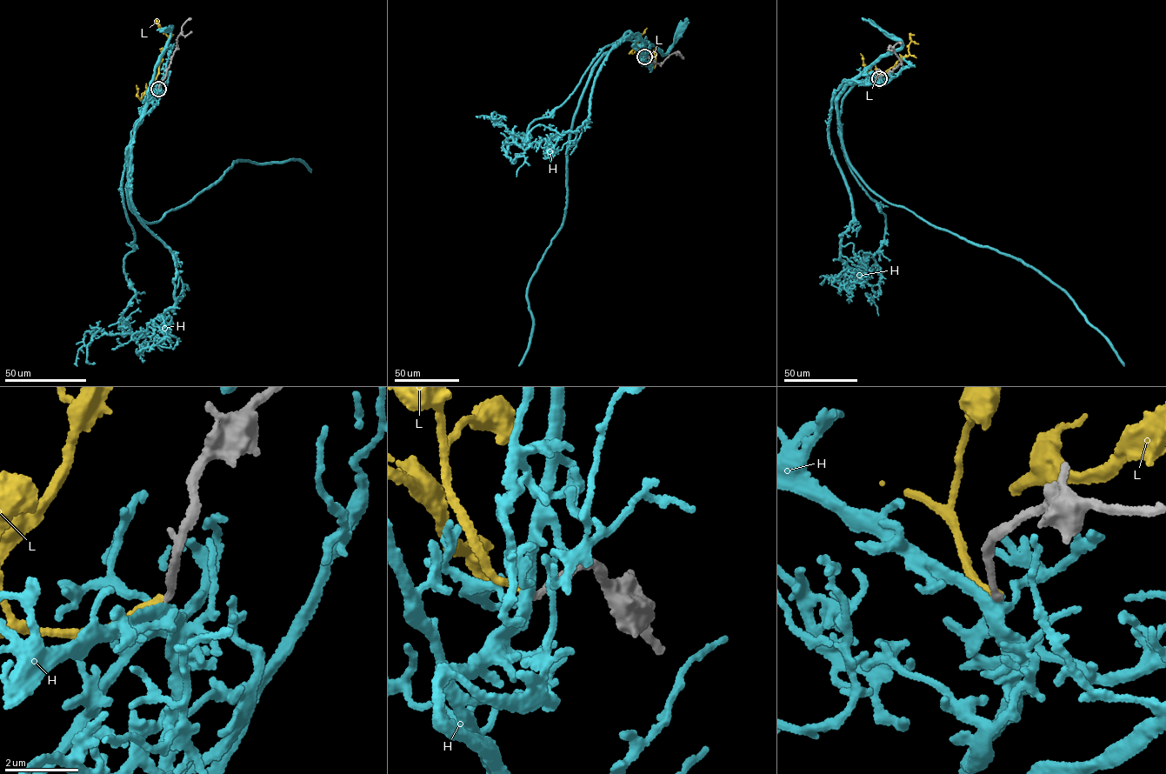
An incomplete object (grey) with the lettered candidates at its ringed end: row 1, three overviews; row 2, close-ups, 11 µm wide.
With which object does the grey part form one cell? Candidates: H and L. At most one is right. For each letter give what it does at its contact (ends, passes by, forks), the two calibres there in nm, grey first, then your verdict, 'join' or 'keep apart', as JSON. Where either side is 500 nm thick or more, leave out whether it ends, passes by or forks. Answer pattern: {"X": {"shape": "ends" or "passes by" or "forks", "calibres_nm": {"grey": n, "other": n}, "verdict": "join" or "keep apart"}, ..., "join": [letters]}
{"H": {"shape": "forks", "calibres_nm": {"grey": 170, "other": 280}, "verdict": "keep apart"}, "L": {"shape": "ends", "calibres_nm": {"grey": 170, "other": 180}, "verdict": "join"}, "join": ["L"]}

